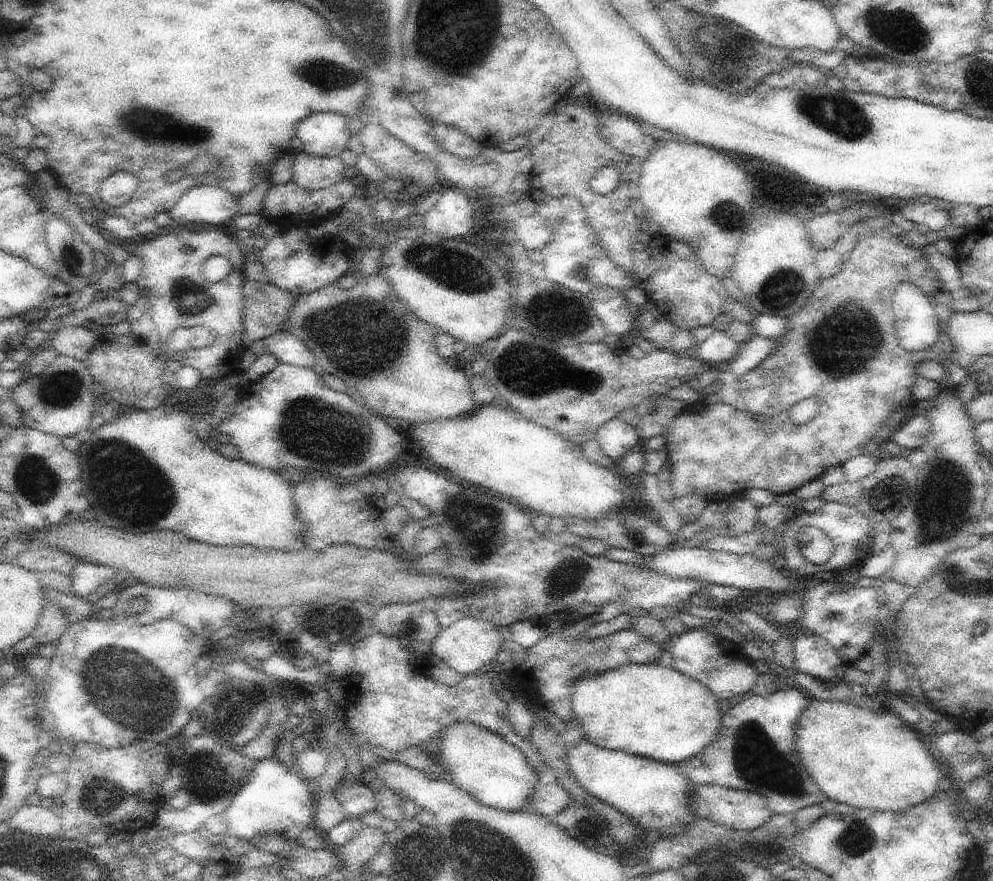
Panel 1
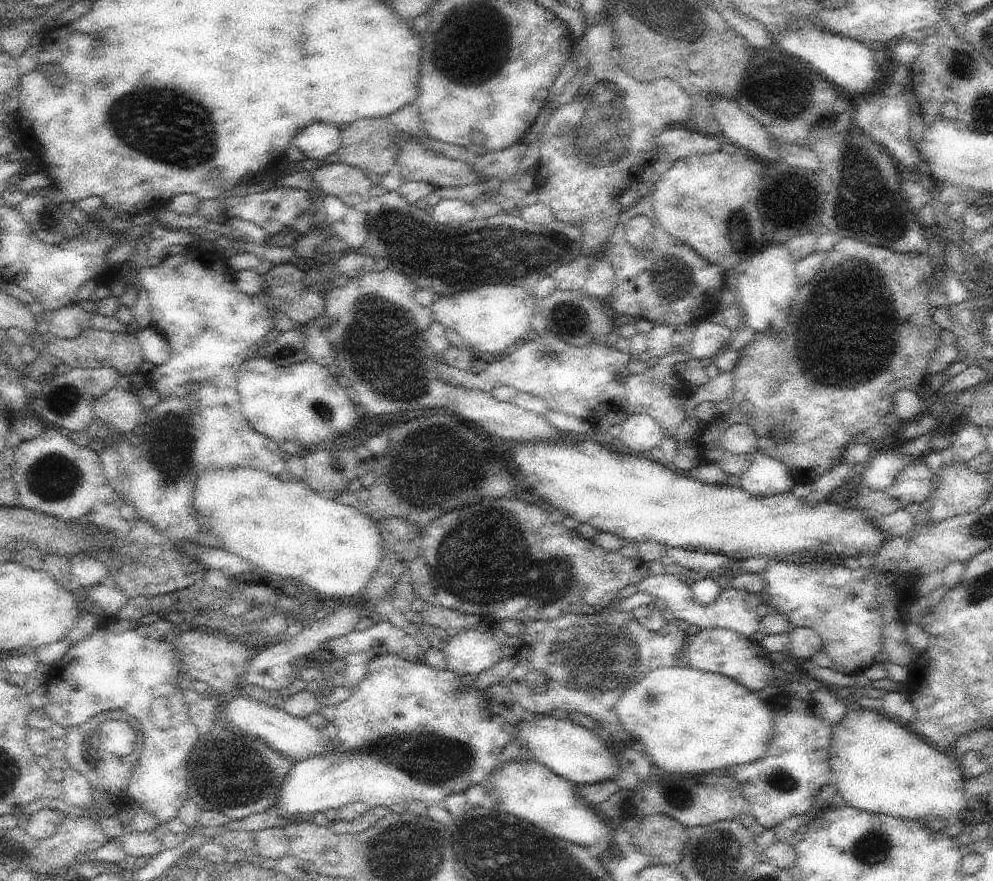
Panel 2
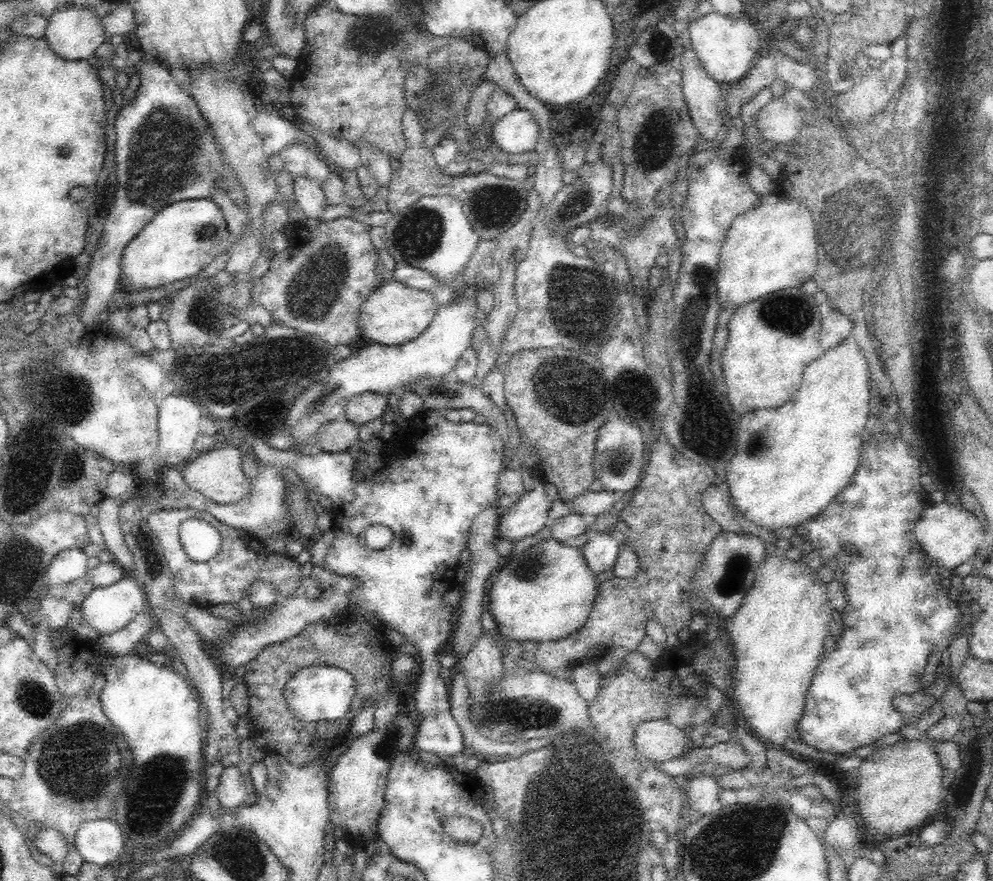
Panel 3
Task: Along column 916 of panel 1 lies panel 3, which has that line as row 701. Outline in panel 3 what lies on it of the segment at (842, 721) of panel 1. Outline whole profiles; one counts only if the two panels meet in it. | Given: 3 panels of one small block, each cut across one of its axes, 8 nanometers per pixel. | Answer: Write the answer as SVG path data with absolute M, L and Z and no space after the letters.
M784 554L768 556L754 578L752 588L744 594L742 604L738 606L736 614L726 622L726 630L732 640L734 648L734 688L728 694L734 704L744 712L744 718L748 720L748 726L754 730L756 738L766 738L766 746L774 750L788 750L794 754L802 754L798 758L802 760L832 760L832 754L814 750L808 746L800 734L798 734L798 722L804 714L806 694L812 686L812 680L818 672L818 666L824 656L824 640L830 634L830 622L832 612L836 612L828 600L828 588L820 580L816 580L818 574L804 568L800 562L784 558Z

